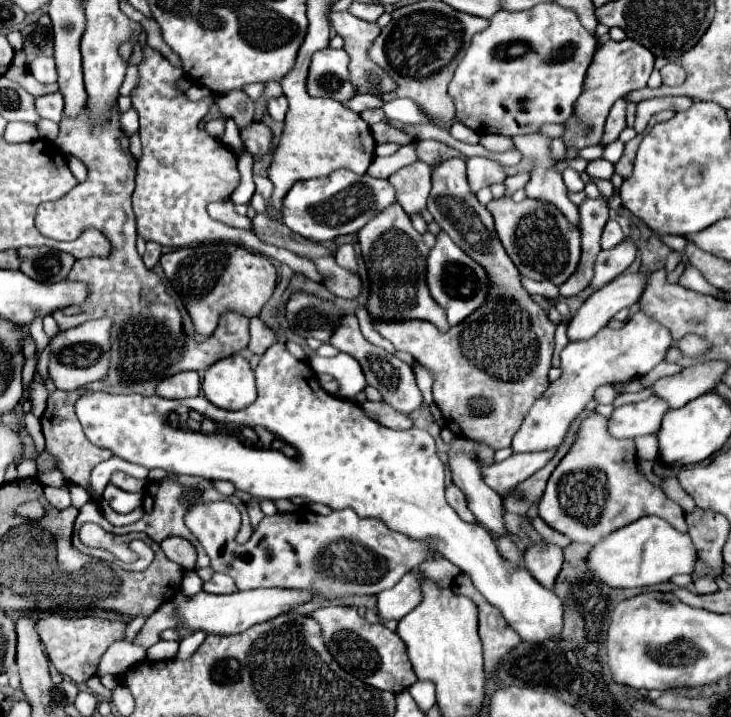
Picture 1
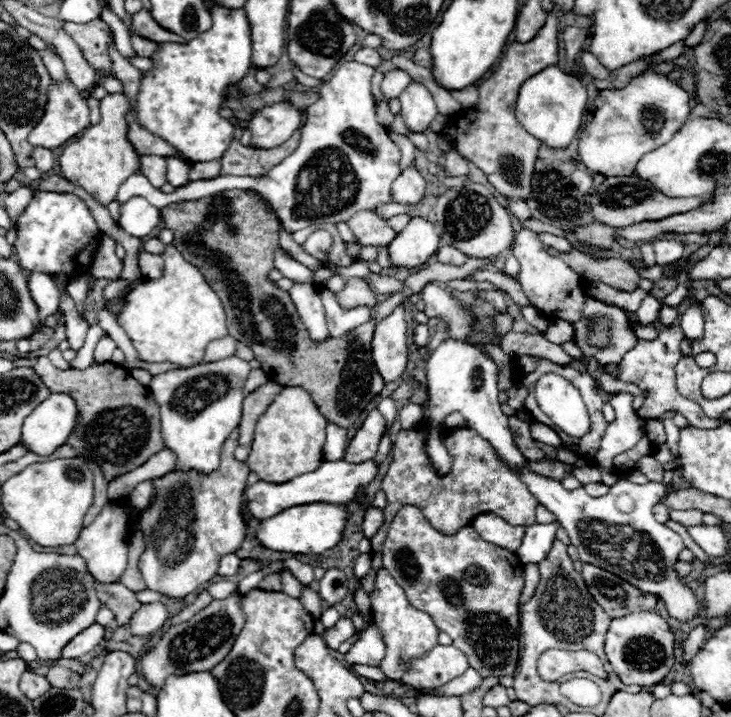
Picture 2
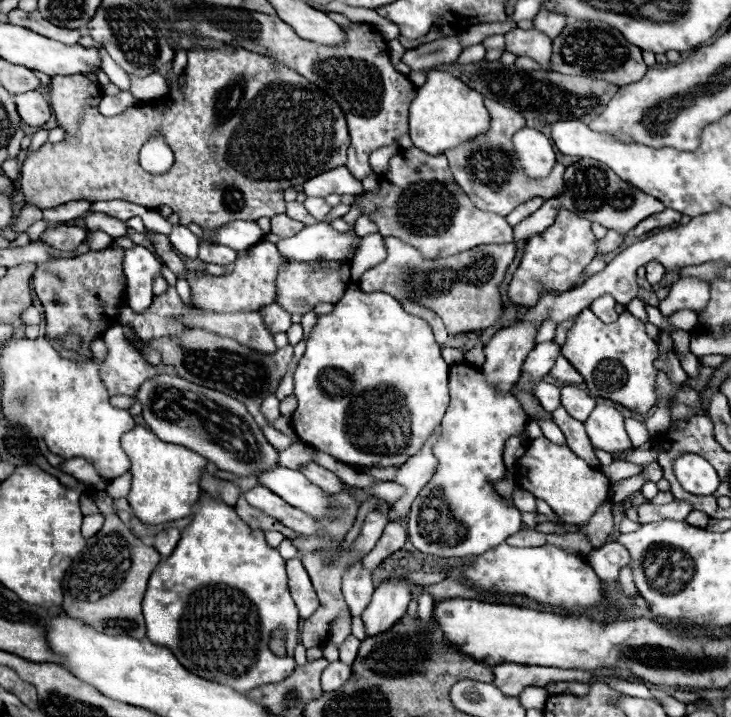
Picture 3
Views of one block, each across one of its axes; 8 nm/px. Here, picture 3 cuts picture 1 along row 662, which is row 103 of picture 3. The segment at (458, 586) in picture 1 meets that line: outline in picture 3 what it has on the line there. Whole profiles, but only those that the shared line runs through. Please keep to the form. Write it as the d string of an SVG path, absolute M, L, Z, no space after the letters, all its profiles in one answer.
M488 98L484 100L484 104L490 112L490 130L484 136L478 136L476 140L470 140L470 142L460 144L454 150L446 152L446 158L450 162L456 182L470 196L474 206L484 212L496 212L500 216L508 216L516 206L520 206L536 196L540 196L544 200L558 196L564 188L562 174L564 174L566 166L556 164L546 180L532 180L532 178L524 176L516 166L514 146L512 146L514 132L524 128L522 114L514 112L512 108L506 108L500 102L488 100Z

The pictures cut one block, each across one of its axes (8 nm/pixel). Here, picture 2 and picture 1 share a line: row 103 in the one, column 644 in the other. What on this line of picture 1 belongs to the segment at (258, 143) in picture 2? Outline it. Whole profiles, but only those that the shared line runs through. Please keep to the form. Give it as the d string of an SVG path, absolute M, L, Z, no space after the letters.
M622 274L592 292L588 300L576 310L568 322L568 340L588 340L598 330L606 326L606 322L622 308L630 308L638 302L642 290L646 286L646 278L642 274Z

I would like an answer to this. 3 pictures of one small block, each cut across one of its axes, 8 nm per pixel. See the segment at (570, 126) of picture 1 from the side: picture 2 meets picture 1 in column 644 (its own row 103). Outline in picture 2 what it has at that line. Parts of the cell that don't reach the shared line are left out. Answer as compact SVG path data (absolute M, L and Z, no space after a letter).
M70 80L60 86L50 86L48 106L44 118L34 126L28 142L34 148L60 148L72 136L90 126L90 112L86 100L80 98L76 86L70 86Z

